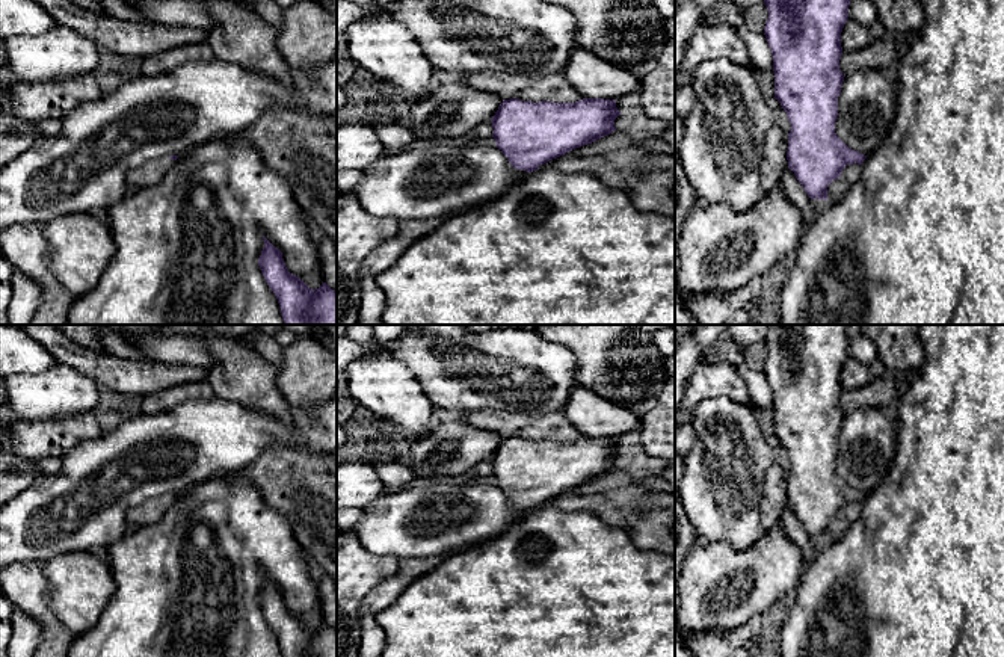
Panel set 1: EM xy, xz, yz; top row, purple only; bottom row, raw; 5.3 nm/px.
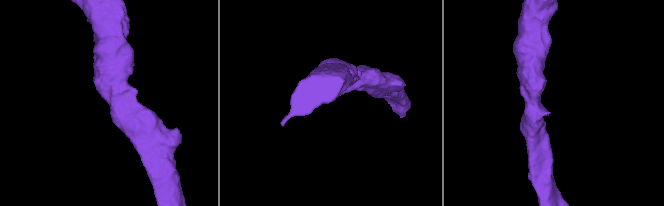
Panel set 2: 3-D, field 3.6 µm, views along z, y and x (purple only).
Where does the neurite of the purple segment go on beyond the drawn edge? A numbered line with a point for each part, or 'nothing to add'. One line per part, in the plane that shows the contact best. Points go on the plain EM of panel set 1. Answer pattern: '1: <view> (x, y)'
1: xy (148, 512)

